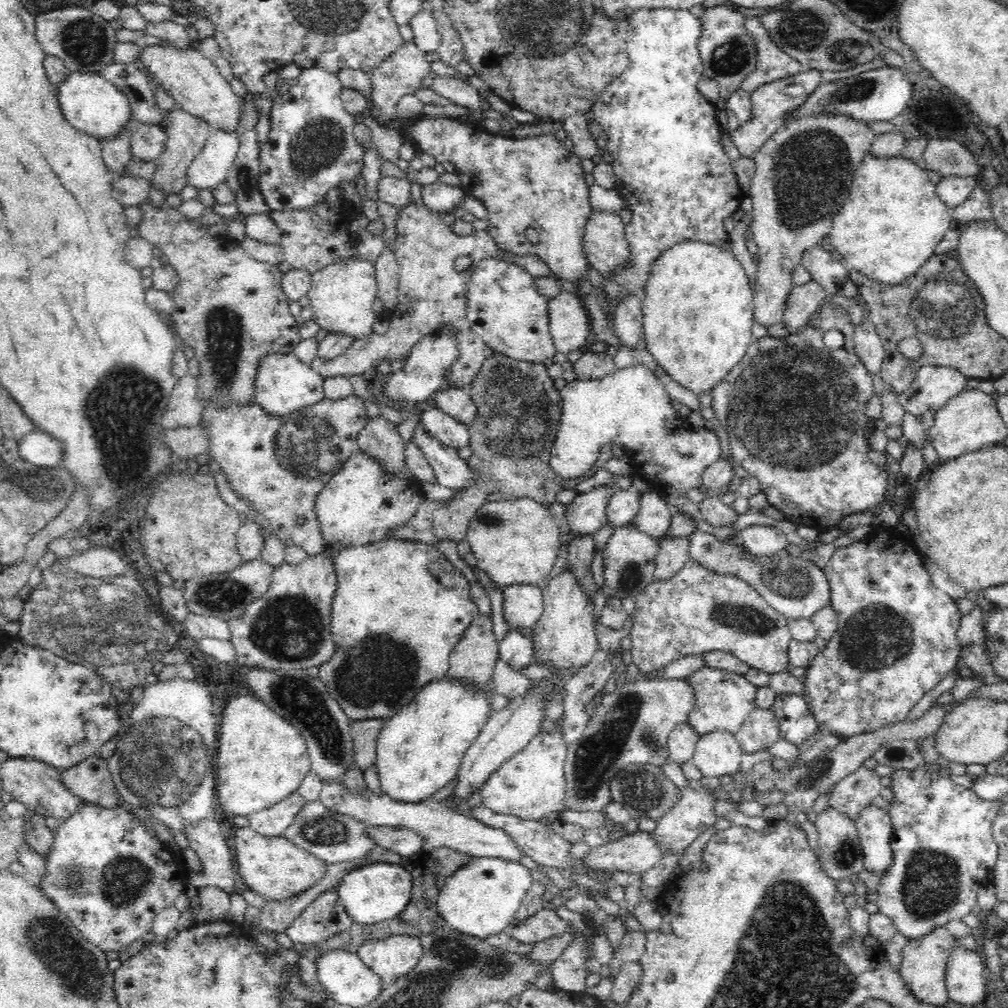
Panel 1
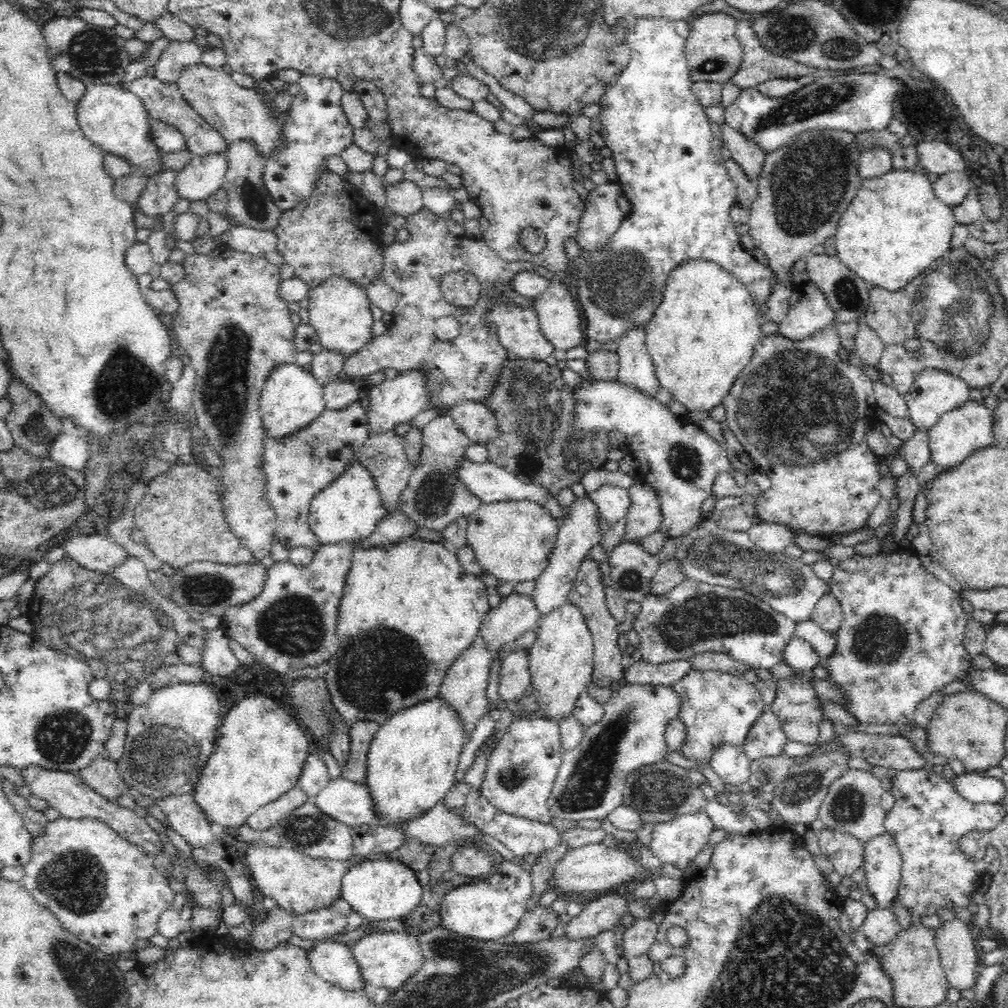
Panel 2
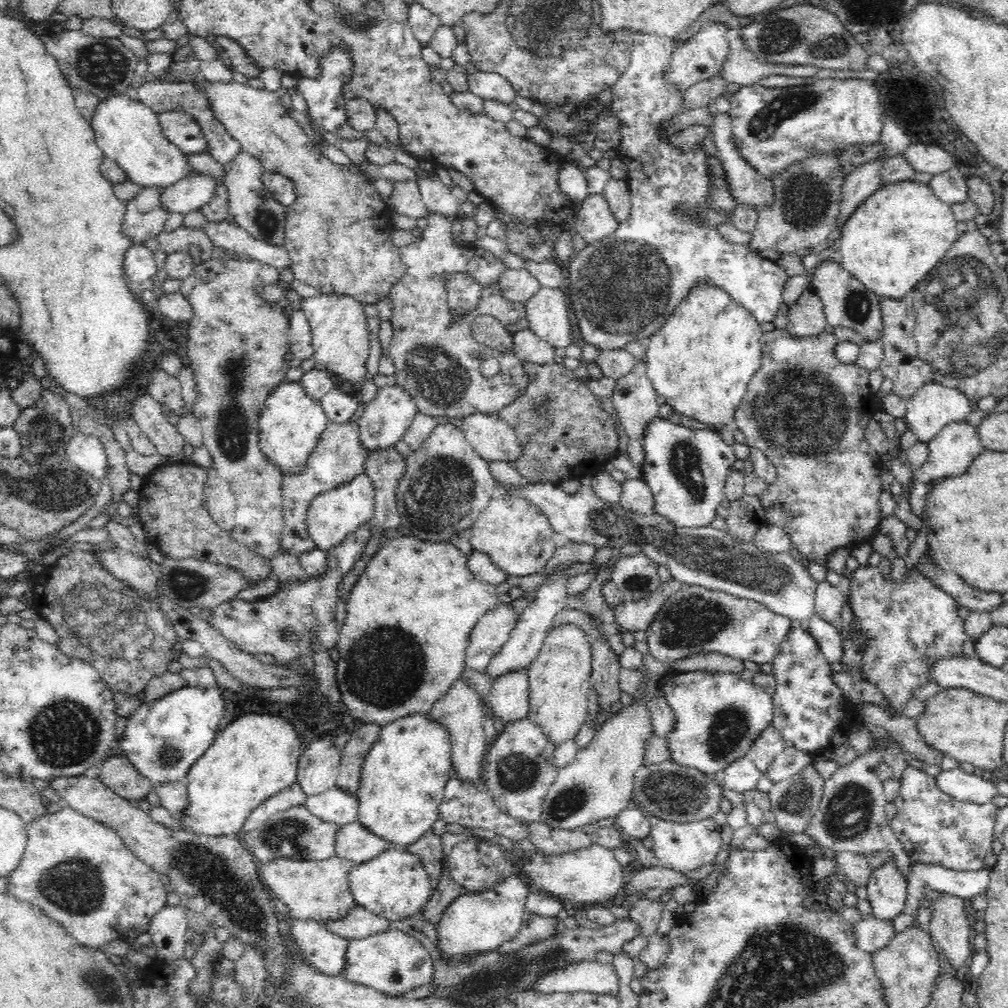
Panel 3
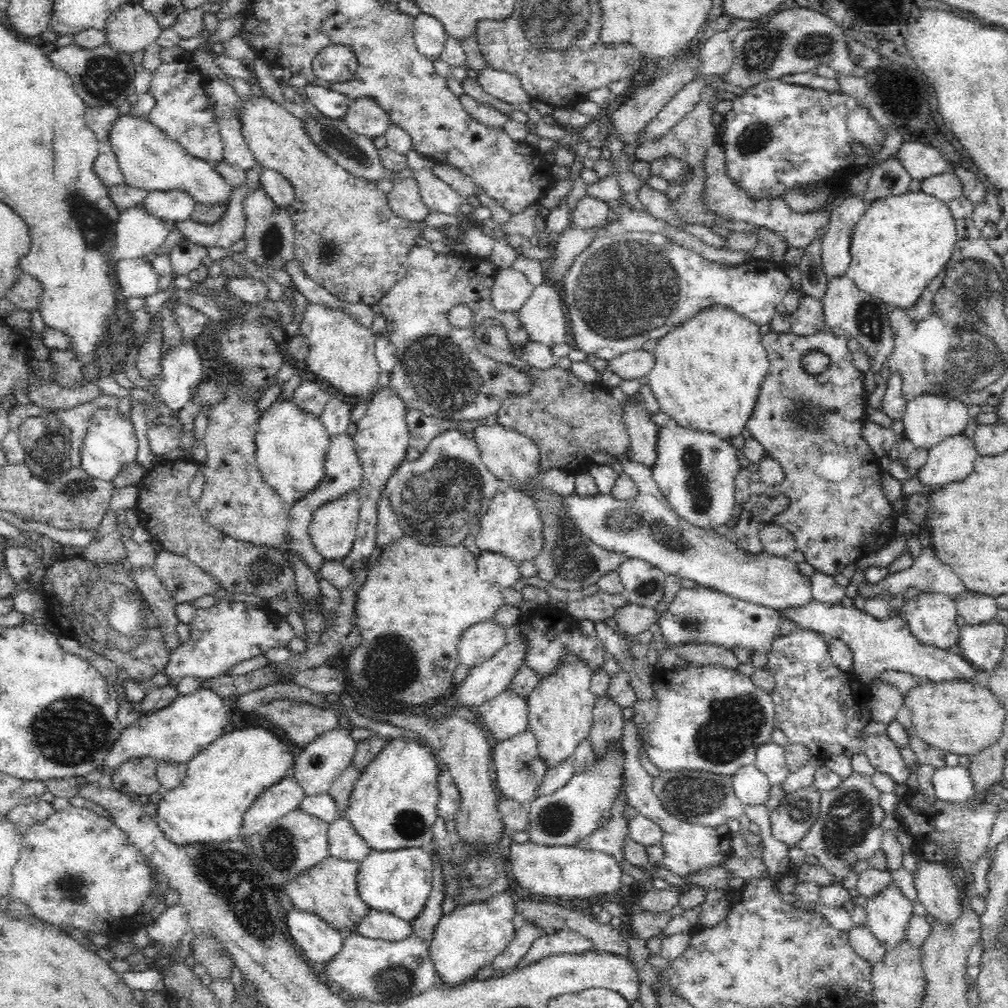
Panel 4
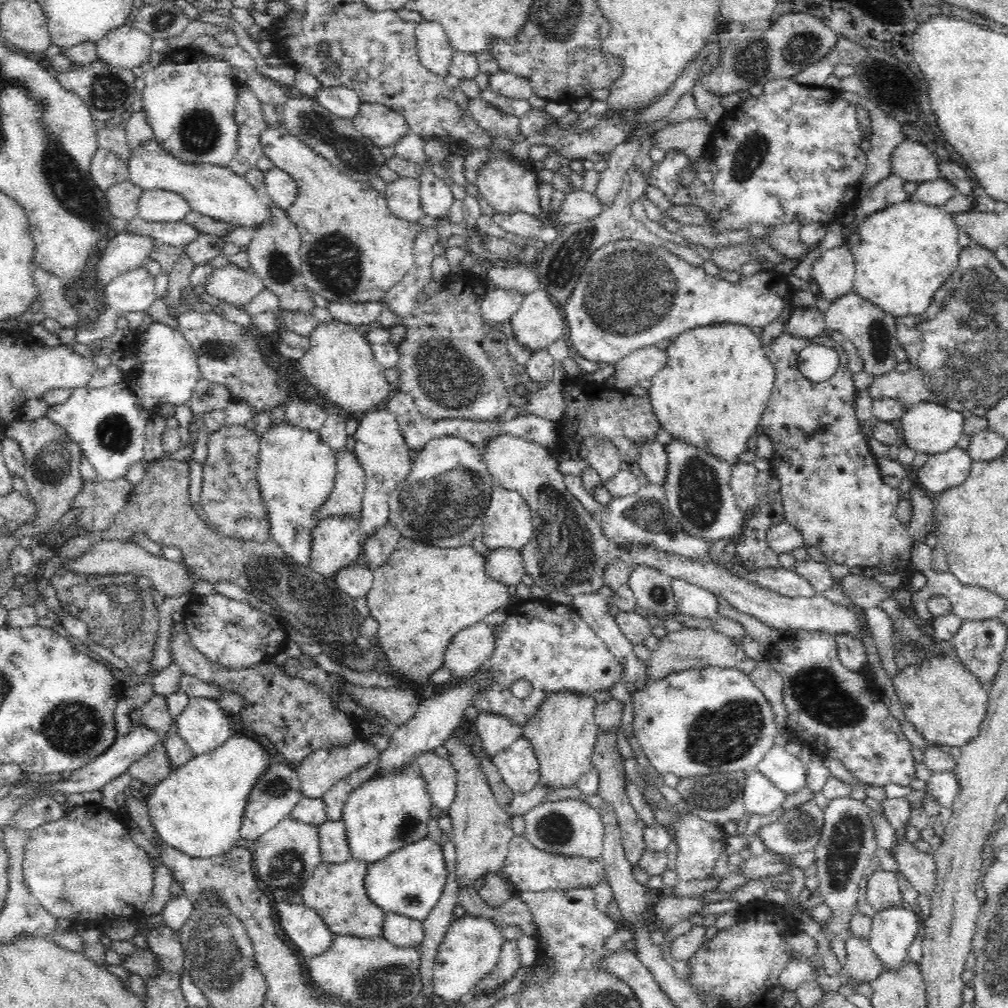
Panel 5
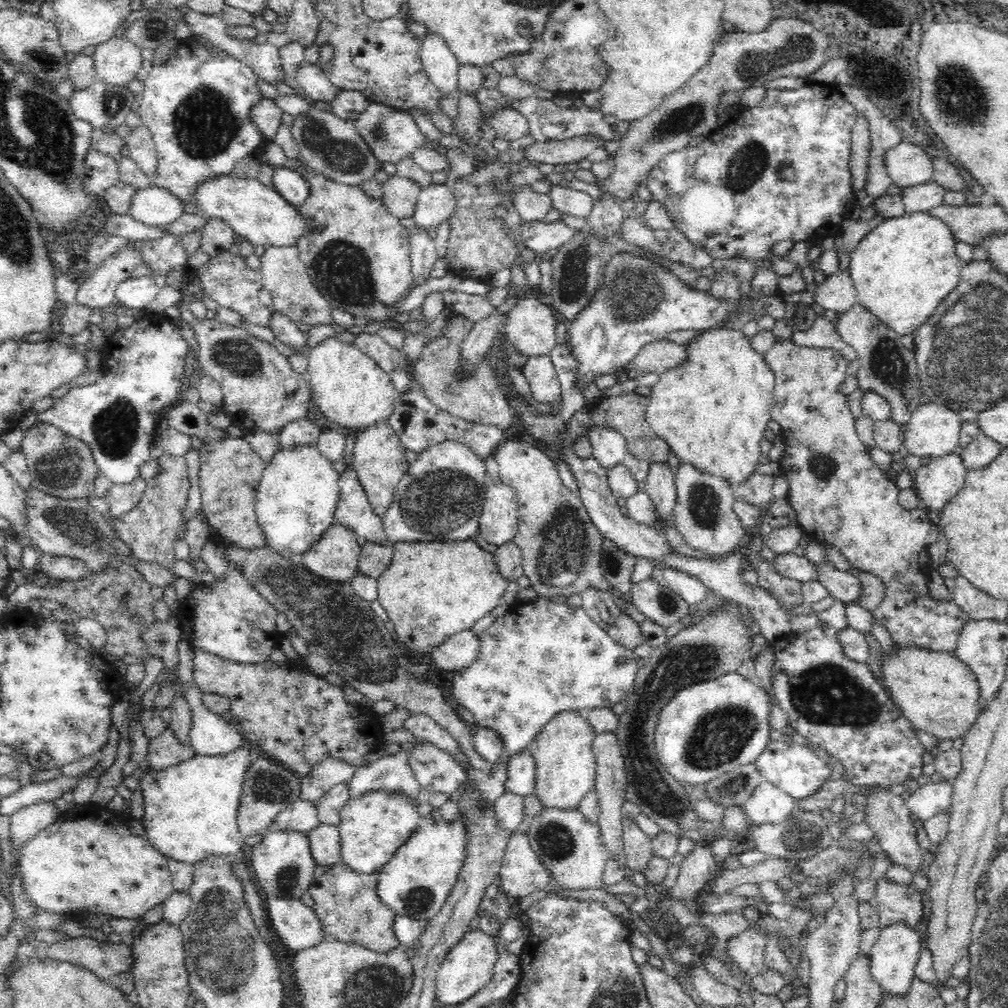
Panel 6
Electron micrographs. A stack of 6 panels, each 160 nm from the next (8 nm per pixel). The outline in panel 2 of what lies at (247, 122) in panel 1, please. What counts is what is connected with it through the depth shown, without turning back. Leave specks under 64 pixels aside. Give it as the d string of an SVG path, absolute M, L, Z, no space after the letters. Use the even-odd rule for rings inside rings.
M248 142L230 143L226 161L228 161L228 170L222 189L226 191L228 196L227 217L235 225L244 225L260 231L275 232L284 211L274 203L263 182L266 162L260 157L258 150Z

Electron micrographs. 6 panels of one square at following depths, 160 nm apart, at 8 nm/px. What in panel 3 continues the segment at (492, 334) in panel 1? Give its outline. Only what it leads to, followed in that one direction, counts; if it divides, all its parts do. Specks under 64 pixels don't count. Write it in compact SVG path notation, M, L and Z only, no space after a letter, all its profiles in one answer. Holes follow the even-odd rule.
M529 328L513 335L511 352L524 363L548 364L557 361L556 348L540 340Z

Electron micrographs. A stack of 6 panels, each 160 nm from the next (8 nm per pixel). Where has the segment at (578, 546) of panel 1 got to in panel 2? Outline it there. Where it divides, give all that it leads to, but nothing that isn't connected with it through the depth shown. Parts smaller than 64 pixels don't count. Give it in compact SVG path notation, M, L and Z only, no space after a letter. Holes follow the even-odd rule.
M589 555L584 558L584 562L580 566L580 572L569 594L569 603L580 610L592 634L594 644L592 685L598 688L610 688L612 684L619 682L625 677L624 664L622 664L621 652L617 644L619 637L618 623L606 604L605 588L602 583L599 564Z

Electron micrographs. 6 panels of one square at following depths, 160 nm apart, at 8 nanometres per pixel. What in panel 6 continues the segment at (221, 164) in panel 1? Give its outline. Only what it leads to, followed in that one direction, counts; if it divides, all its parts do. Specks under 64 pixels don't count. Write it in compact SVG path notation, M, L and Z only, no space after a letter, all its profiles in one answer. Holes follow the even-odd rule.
M156 186L138 189L130 203L130 216L148 227L164 228L184 214L184 204L173 193Z

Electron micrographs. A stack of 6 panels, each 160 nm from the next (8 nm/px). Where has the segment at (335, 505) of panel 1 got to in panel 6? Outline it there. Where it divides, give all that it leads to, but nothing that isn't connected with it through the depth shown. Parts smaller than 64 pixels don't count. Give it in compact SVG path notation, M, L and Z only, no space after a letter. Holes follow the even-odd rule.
M335 522L322 536L322 540L314 543L298 559L304 568L316 576L334 582L351 583L356 572L359 572L360 555L357 535Z

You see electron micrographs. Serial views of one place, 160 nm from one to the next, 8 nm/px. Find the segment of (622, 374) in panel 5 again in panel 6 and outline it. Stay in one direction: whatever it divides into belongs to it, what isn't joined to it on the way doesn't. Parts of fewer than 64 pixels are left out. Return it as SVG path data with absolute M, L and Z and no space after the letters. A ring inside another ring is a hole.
M664 338L642 347L627 369L636 370L638 374L655 372L662 375L667 370L684 364L688 356L689 348L686 343L676 344Z

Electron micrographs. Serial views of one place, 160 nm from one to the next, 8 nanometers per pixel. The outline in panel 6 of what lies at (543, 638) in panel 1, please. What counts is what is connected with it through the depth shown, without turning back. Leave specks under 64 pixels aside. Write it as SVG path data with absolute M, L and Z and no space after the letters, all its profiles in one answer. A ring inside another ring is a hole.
M564 712L555 716L548 724L535 736L532 743L528 745L528 750L536 762L536 779L533 790L534 796L538 796L542 808L557 808L558 810L579 810L581 802L595 791L597 763L593 751L595 732L590 723L580 717L580 713Z

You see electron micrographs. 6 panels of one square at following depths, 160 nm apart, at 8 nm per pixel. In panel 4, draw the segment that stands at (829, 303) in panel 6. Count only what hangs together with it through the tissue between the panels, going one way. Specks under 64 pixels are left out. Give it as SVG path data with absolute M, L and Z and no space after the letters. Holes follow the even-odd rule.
M845 197L831 212L831 220L822 240L822 270L832 281L836 276L847 276L852 262L851 236L855 225L866 213L863 197Z

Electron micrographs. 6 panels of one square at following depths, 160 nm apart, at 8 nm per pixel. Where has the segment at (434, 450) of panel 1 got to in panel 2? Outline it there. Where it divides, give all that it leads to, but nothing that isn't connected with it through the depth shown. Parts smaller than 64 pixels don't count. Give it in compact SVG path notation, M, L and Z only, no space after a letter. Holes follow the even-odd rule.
M466 460L466 462L462 462L462 466L460 466L460 477L462 477L464 483L468 485L468 489L470 489L474 495L480 497L482 502L486 504L493 502L531 500L543 506L560 524L562 520L570 514L570 510L573 508L573 505L562 506L562 504L558 502L558 497L554 495L549 488L536 483L526 484L518 479L516 475L504 470L496 463L484 462L484 464L480 464L479 462Z

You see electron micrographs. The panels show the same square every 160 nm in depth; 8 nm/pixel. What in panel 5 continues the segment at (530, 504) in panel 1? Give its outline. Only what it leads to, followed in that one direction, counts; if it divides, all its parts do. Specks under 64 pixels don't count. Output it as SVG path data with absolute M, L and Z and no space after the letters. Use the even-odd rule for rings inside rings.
M494 483L491 501L483 518L483 532L481 535L485 546L492 551L501 548L521 550L533 532L534 525L531 523L529 508L523 496L517 490L510 490Z

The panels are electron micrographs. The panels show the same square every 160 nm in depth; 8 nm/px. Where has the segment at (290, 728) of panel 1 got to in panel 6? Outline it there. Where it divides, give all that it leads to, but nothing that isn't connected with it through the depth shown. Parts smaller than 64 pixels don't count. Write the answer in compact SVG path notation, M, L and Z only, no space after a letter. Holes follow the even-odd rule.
M246 744L228 756L197 754L191 760L166 769L148 769L141 773L139 789L142 790L145 808L142 824L146 829L147 841L167 859L186 864L199 863L210 855L240 855L244 843L236 815L244 776L255 755L252 747Z

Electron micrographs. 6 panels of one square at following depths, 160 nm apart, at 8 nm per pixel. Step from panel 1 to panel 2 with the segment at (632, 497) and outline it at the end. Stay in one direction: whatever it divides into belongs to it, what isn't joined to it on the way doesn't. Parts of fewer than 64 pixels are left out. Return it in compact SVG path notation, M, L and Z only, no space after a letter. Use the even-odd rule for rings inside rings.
M605 484L593 490L589 496L597 512L608 519L608 532L601 538L606 554L618 546L625 529L626 513L630 506L629 490L619 486Z

